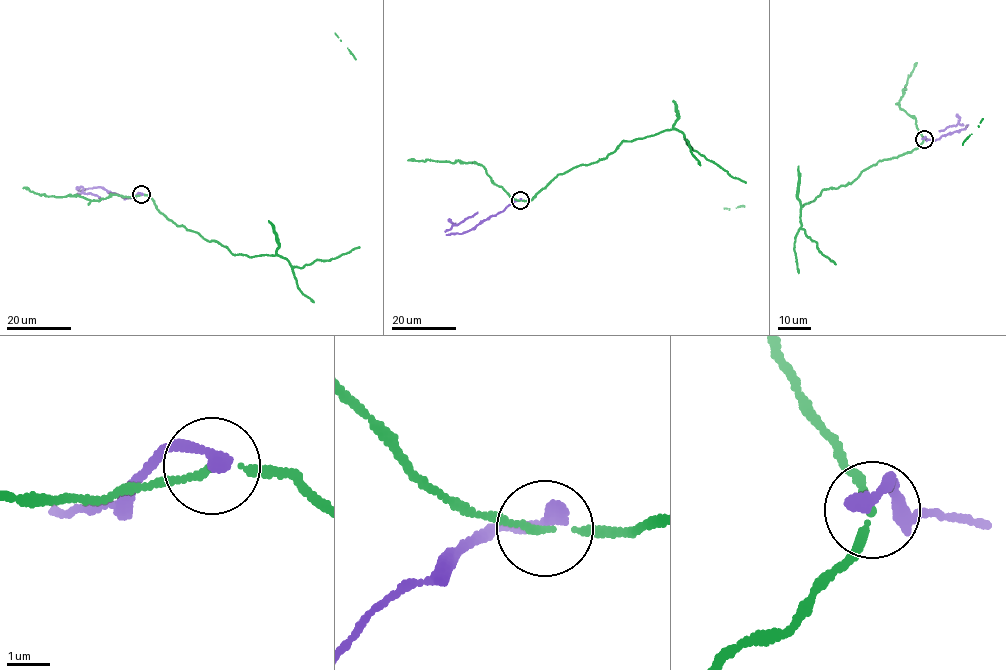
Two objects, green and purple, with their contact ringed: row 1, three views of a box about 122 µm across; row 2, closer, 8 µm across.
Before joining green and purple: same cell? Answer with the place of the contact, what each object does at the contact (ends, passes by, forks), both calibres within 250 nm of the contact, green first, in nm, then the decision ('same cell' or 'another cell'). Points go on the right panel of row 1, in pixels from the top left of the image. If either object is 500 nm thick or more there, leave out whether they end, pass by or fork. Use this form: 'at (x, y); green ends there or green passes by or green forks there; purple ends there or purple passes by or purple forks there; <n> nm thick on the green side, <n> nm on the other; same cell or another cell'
at (924, 139); green passes by; purple ends there; 120 nm thick on the green side, 320 nm on the other; another cell

